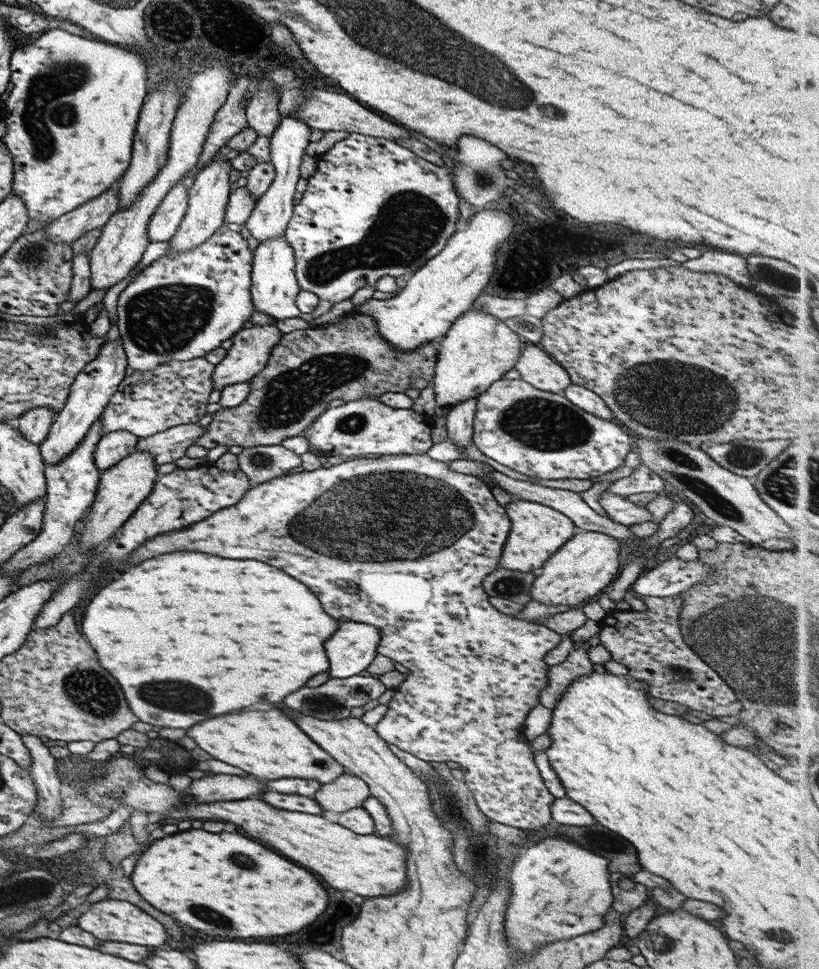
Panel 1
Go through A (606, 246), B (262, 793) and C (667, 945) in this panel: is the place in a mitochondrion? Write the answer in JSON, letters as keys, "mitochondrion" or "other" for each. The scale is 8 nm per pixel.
{"A":"other","B":"other","C":"other"}

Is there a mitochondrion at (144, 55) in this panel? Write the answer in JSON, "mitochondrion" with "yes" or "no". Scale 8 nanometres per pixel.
{"mitochondrion":"no"}

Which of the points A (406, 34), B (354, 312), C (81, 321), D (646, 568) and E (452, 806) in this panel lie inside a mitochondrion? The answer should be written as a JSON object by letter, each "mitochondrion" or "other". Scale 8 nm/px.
{"A":"mitochondrion","B":"other","C":"other","D":"other","E":"mitochondrion"}

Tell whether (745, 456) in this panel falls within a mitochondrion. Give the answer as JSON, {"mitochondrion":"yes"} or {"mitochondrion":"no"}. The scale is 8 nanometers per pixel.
{"mitochondrion":"yes"}

